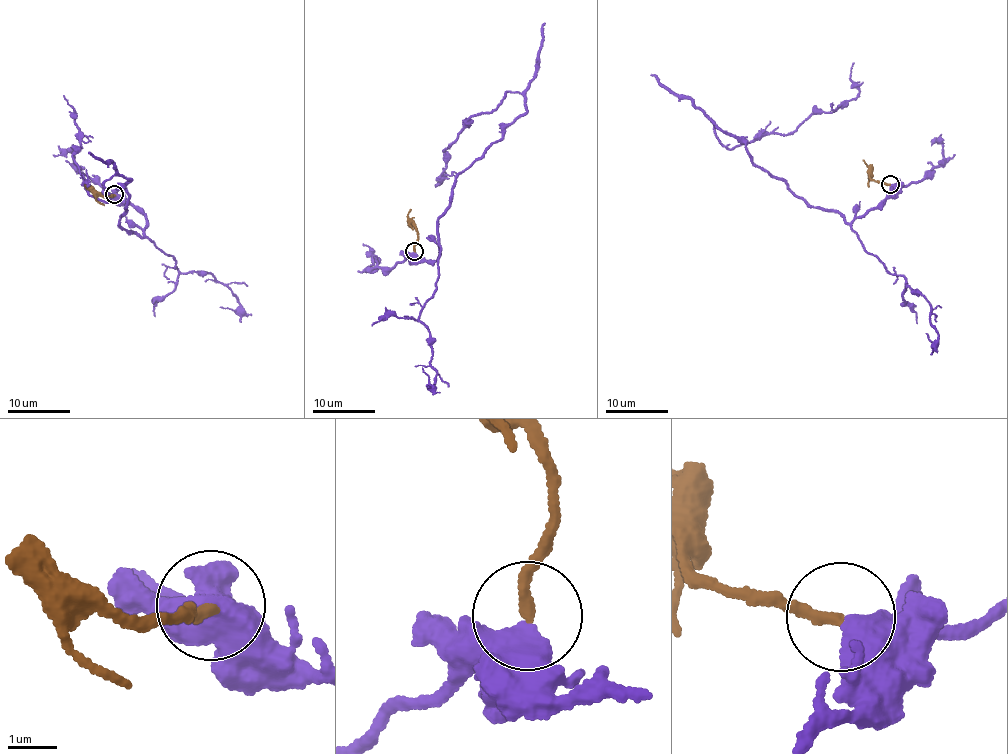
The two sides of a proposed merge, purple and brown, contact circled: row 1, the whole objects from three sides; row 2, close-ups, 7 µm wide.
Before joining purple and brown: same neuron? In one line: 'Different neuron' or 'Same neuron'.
Same neuron

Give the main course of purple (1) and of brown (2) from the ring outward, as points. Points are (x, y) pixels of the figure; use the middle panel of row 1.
1: (414, 251), (434, 262), (455, 177), (526, 111), (519, 93), (470, 118), (437, 185), (442, 168)
2: (414, 251), (418, 233), (408, 215), (411, 209)

